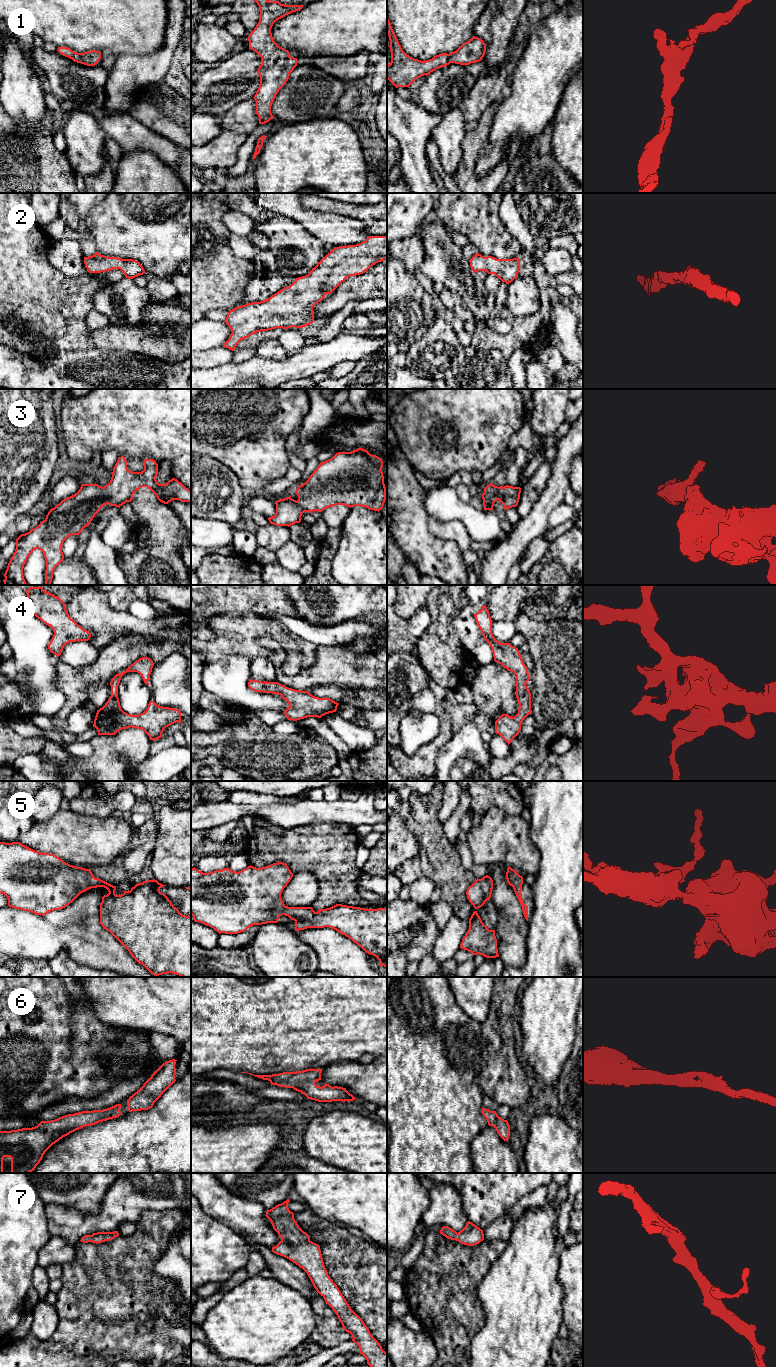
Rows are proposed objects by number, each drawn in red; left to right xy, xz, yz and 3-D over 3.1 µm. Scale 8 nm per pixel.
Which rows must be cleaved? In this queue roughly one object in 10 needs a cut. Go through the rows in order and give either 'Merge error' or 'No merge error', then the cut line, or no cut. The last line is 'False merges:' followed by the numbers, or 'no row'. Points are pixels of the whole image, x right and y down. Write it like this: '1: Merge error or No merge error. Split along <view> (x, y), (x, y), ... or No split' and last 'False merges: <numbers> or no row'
1: No merge error. No split
2: No merge error. No split
3: No merge error. No split
4: No merge error. No split
5: No merge error. No split
6: No merge error. No split
7: No merge error. No split
False merges: no row

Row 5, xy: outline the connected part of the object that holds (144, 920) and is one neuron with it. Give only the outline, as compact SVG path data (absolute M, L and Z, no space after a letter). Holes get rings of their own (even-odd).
M0 842L0 893L7 897L9 907L44 916L65 908L91 888L104 887L109 893L100 904L102 927L155 977L167 973L191 977L191 916L182 915L160 891L164 886L155 879L147 880L116 895L116 886L95 878L90 869L70 865L20 842Z

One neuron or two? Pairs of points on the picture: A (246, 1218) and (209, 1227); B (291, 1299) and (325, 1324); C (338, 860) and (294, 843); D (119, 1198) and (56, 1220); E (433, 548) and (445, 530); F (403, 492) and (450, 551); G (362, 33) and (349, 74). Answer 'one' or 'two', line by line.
A: two
B: two
C: one
D: one
E: two
F: one
G: two

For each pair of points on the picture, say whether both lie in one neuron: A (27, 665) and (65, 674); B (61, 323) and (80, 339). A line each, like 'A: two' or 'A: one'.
A: two
B: one

